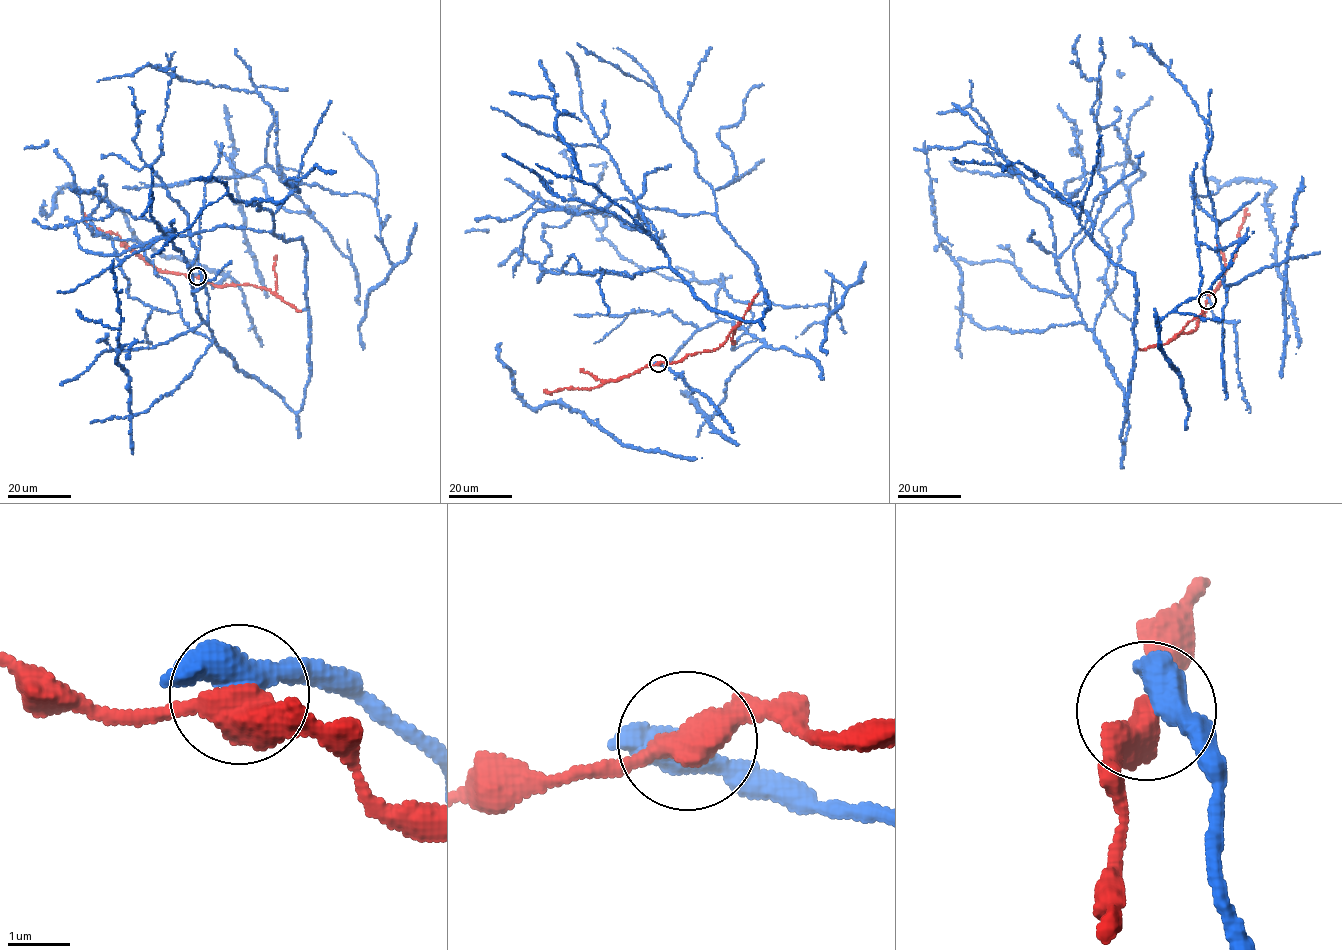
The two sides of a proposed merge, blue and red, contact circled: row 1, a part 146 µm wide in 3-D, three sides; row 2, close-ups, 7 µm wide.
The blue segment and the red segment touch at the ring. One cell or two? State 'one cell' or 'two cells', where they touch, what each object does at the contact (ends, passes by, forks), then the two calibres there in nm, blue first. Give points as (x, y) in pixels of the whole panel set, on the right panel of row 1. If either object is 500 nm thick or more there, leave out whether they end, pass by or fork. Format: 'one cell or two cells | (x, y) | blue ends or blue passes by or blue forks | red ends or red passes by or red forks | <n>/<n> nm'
one cell | (1207, 300) | 600/480 nm

